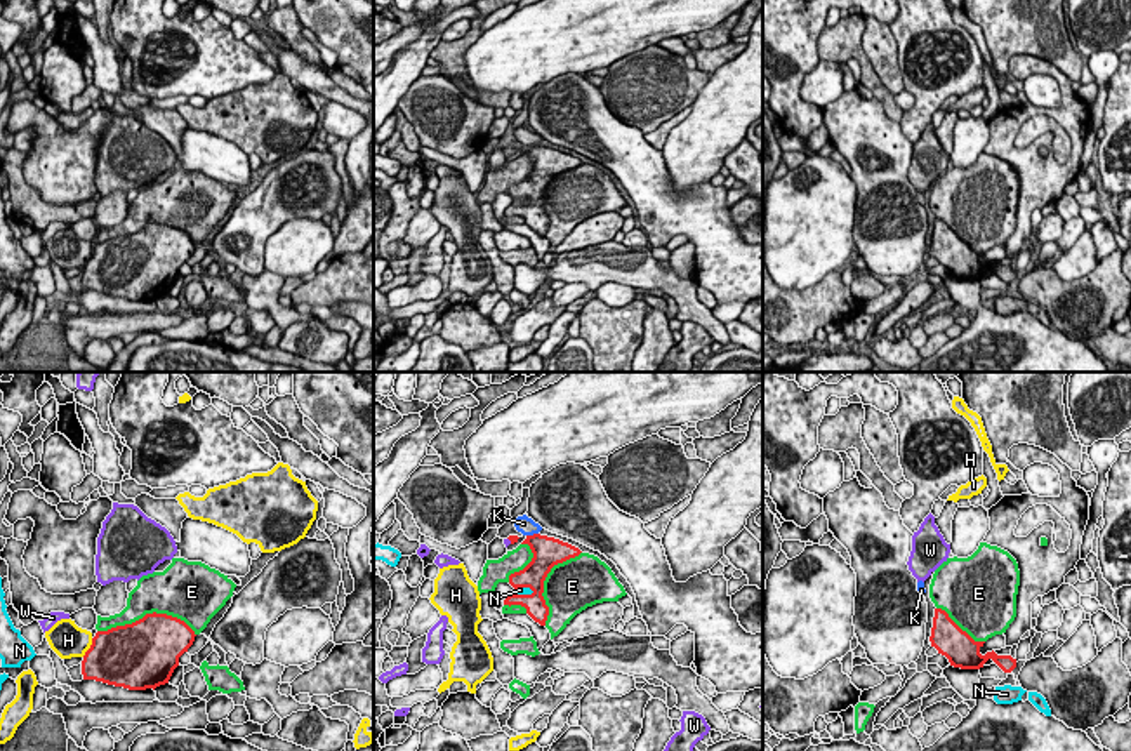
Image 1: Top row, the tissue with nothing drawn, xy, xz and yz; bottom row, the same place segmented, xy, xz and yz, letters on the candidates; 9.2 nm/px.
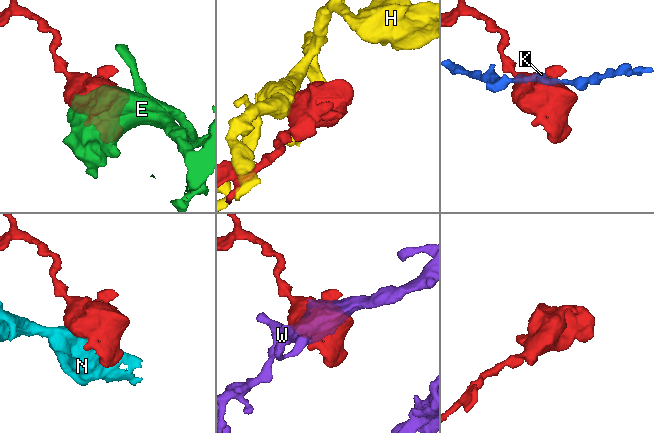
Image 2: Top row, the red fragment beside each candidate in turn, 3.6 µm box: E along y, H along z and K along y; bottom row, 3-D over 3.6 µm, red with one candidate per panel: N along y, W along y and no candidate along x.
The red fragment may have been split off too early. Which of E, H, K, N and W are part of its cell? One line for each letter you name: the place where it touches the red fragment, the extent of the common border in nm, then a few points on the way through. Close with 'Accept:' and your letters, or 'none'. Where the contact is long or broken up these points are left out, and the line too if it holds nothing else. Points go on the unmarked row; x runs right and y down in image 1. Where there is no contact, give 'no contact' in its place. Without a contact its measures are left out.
W: xz (509, 150) | 70 nm | across xz (513, 150), (509, 150), (506, 152)
Accept: W

